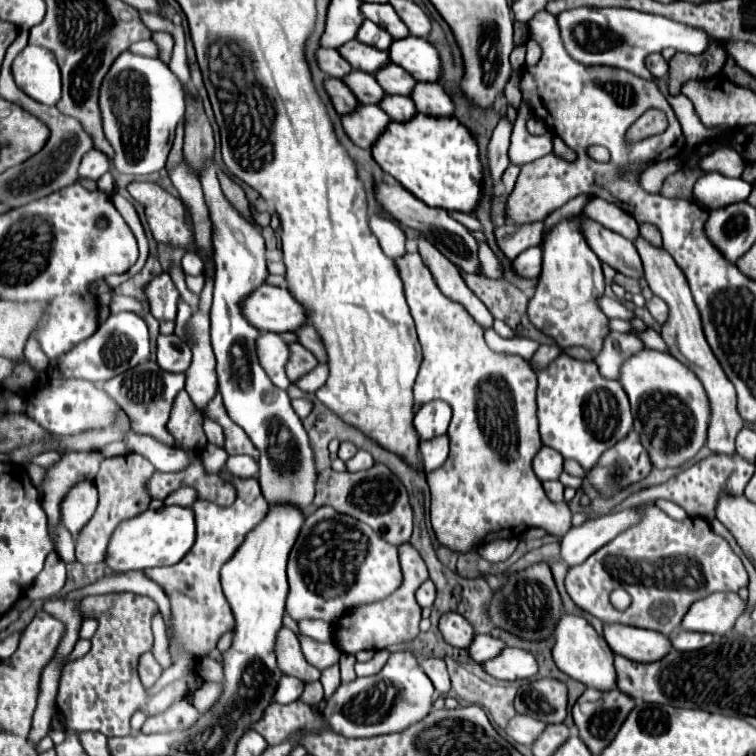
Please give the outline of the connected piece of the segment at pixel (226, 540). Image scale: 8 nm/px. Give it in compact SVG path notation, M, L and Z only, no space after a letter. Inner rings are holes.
M221 472L221 476L237 488L235 504L229 508L221 508L213 502L197 500L191 506L195 512L197 540L189 550L189 556L185 556L181 564L147 570L149 578L153 578L171 600L171 630L167 630L167 638L173 660L179 650L193 654L195 660L203 660L209 654L209 650L217 646L219 638L235 628L233 612L221 590L219 570L235 554L239 544L245 540L247 532L253 530L263 520L269 506L255 478L237 480L231 478L227 472Z

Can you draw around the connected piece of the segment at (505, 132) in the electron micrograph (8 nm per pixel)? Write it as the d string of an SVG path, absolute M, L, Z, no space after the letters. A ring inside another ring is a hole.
M507 118L499 120L497 128L493 130L493 136L487 146L487 158L489 158L489 174L493 186L501 180L501 174L509 166L507 150L509 150L509 136L511 136L511 124Z

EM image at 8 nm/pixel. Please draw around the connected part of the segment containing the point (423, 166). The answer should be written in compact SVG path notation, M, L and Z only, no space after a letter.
M417 114L407 124L391 124L375 140L375 162L405 186L415 198L427 206L445 208L447 212L471 212L481 196L481 162L479 150L469 130L457 118L435 118Z

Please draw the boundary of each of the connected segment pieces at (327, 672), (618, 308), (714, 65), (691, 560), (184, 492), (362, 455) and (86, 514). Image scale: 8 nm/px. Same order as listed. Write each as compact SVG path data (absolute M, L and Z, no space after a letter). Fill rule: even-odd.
M333 664L333 666L329 666L329 668L325 668L325 670L321 672L321 684L323 684L323 688L325 688L325 698L323 698L323 702L321 702L319 706L315 706L317 710L323 710L325 700L329 698L329 694L335 692L337 686L341 684L341 680L339 680L339 666L337 666L337 664Z
M602 296L599 299L599 307L603 313L610 319L618 318L629 321L635 318L633 312L629 311L617 299Z
M711 42L709 48L699 56L677 52L669 60L669 94L679 94L681 84L685 84L685 80L703 80L721 72L725 60L727 52L717 42Z
M647 506L639 524L621 532L615 540L591 554L583 564L573 566L565 578L565 588L571 600L585 612L597 616L603 622L619 622L627 626L647 628L665 636L669 636L681 626L685 612L693 602L701 600L701 596L709 596L713 592L737 592L741 586L747 586L747 572L743 568L741 558L733 554L725 538L717 536L709 528L707 520L687 518L683 522L677 522L657 506ZM615 588L623 588L633 596L633 604L623 612L615 610L609 600L609 594Z
M185 486L185 488L175 490L173 494L169 494L169 496L165 498L165 504L167 504L167 506L169 506L169 504L177 504L177 506L191 506L191 504L195 502L195 498L197 498L195 490Z
M359 450L359 452L353 456L353 460L347 460L347 462L345 462L345 466L347 466L349 472L369 470L369 468L373 466L373 456L369 456L369 452L365 452L365 450Z
M91 480L77 482L61 500L61 522L77 536L77 532L91 520L97 508L97 488Z

